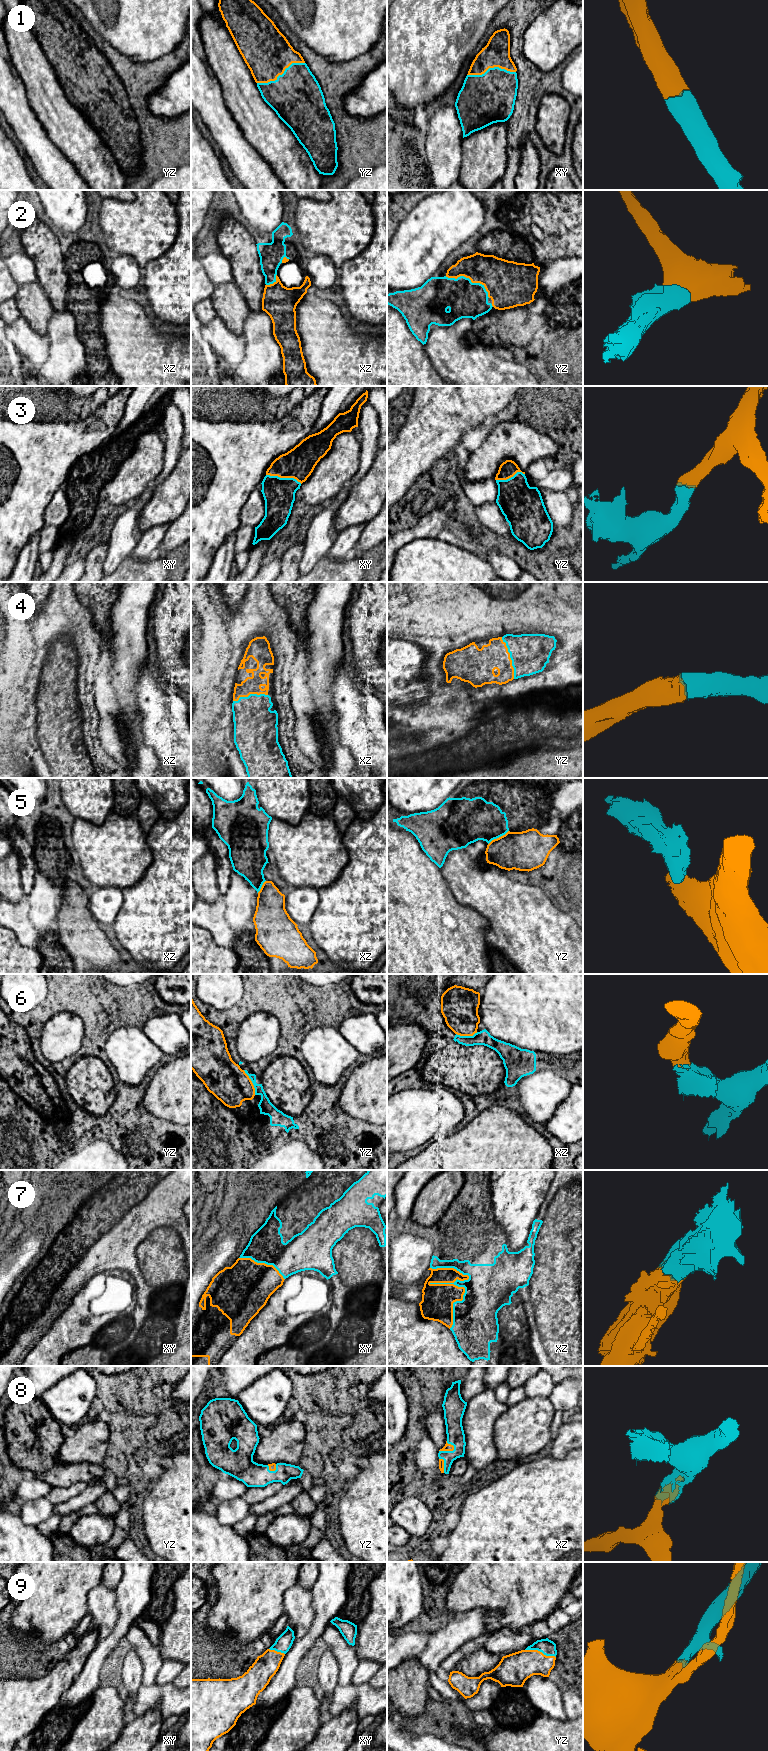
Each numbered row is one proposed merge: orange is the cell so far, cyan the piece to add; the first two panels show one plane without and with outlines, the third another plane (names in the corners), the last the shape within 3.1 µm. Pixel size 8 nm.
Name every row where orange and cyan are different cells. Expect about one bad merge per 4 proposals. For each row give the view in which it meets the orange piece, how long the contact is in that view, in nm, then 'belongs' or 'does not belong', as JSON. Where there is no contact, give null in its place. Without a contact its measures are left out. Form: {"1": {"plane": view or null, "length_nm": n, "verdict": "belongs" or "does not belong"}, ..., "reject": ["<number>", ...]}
{"1": {"plane": "yz", "length_nm": 420, "verdict": "belongs"}, "2": {"plane": "yz", "length_nm": 400, "verdict": "belongs"}, "3": {"plane": "xy", "length_nm": 300, "verdict": "belongs"}, "4": {"plane": "yz", "length_nm": 360, "verdict": "belongs"}, "5": {"plane": "yz", "length_nm": 200, "verdict": "does not belong"}, "6": {"plane": "yz", "length_nm": 220, "verdict": "belongs"}, "7": {"plane": "xz", "length_nm": 500, "verdict": "belongs"}, "8": {"plane": "xz", "length_nm": 130, "verdict": "belongs"}, "9": {"plane": "yz", "length_nm": 260, "verdict": "belongs"}, "reject": ["5"]}

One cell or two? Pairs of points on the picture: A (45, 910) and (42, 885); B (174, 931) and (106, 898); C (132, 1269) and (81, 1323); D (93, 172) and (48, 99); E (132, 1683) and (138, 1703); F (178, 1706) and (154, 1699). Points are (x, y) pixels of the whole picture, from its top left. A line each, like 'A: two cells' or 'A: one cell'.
A: one cell
B: two cells
C: two cells
D: one cell
E: two cells
F: one cell

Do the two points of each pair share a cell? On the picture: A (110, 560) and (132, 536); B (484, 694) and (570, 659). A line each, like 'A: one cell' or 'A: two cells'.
A: one cell
B: one cell

